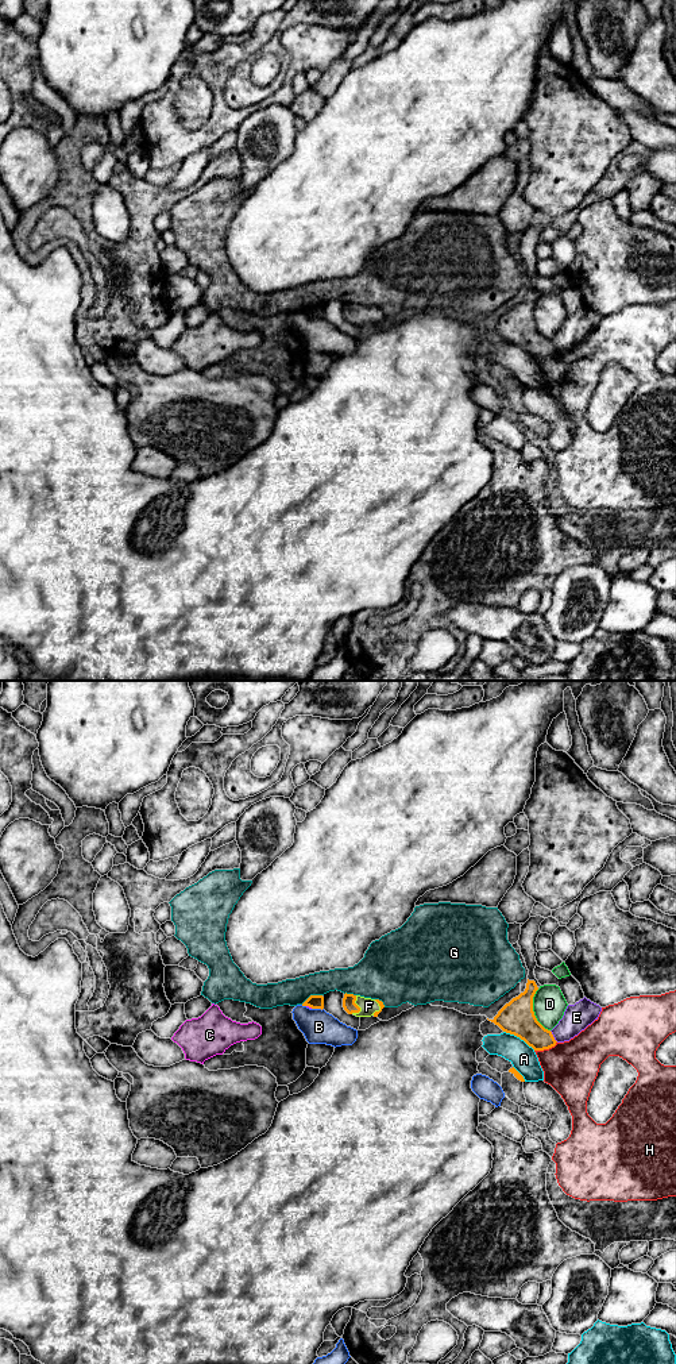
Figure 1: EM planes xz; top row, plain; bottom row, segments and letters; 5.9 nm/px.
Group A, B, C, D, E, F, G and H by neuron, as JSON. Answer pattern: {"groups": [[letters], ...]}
{"groups": [["A"], ["B"], ["C"], ["D"], ["E"], ["F"], ["G"], ["H"]]}

